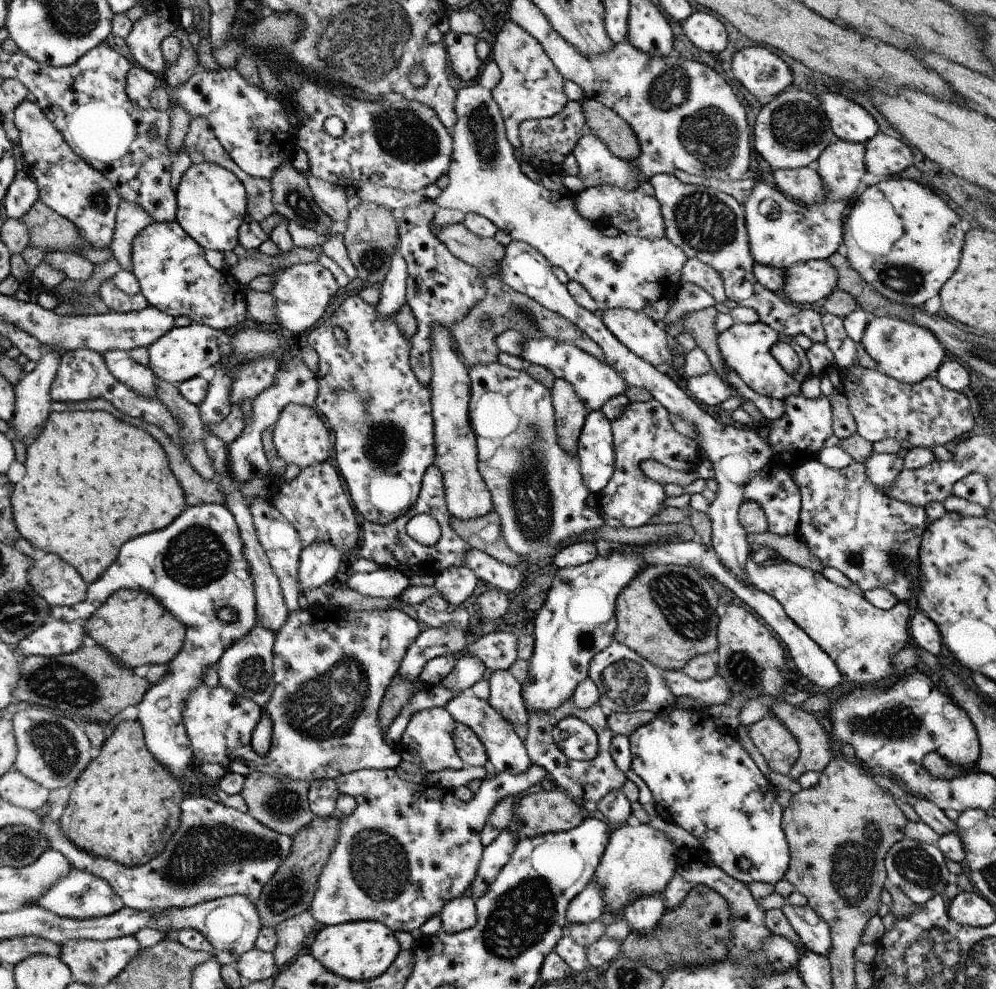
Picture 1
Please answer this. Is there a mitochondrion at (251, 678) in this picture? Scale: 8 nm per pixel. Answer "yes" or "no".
yes

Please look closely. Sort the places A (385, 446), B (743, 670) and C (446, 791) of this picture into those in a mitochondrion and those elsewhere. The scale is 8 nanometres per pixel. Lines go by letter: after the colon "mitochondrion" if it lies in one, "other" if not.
A: mitochondrion
B: mitochondrion
C: other

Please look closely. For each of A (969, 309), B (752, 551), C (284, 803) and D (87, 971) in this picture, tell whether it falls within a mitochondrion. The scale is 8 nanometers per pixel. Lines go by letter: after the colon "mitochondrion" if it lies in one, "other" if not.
A: other
B: other
C: mitochondrion
D: mitochondrion

